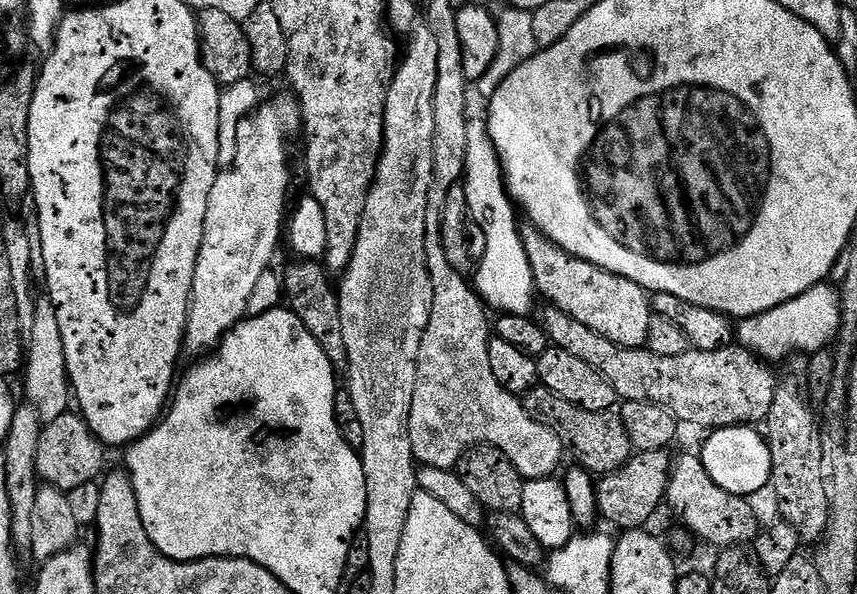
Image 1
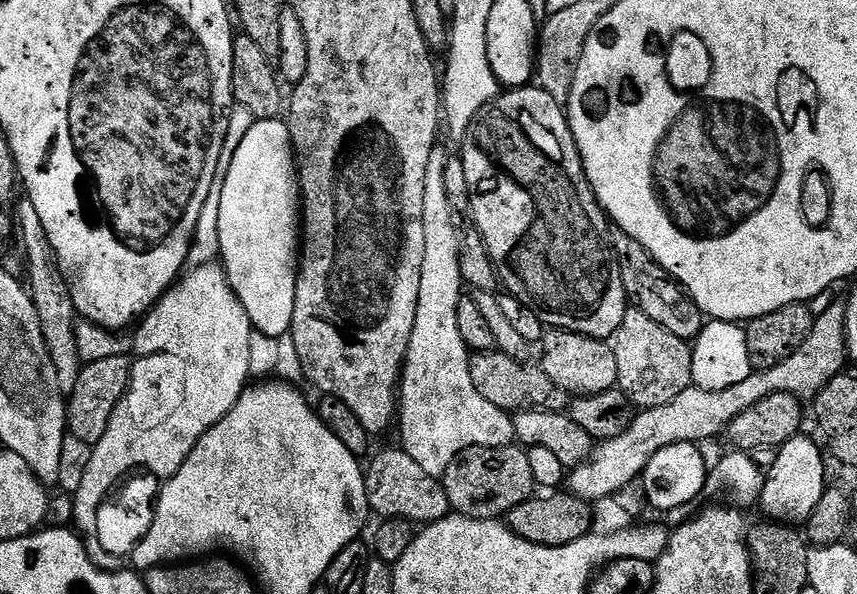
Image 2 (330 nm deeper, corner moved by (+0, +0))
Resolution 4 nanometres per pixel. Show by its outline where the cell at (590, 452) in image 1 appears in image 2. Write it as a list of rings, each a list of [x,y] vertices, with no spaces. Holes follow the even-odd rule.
[[[495,350],[477,352],[469,359],[470,378],[474,378],[474,390],[486,398],[486,402],[494,402],[502,411],[509,414],[526,410],[546,410],[547,412],[564,412],[569,407],[570,397],[563,392],[550,378],[546,378],[543,368],[535,363],[523,364],[506,354]]]

